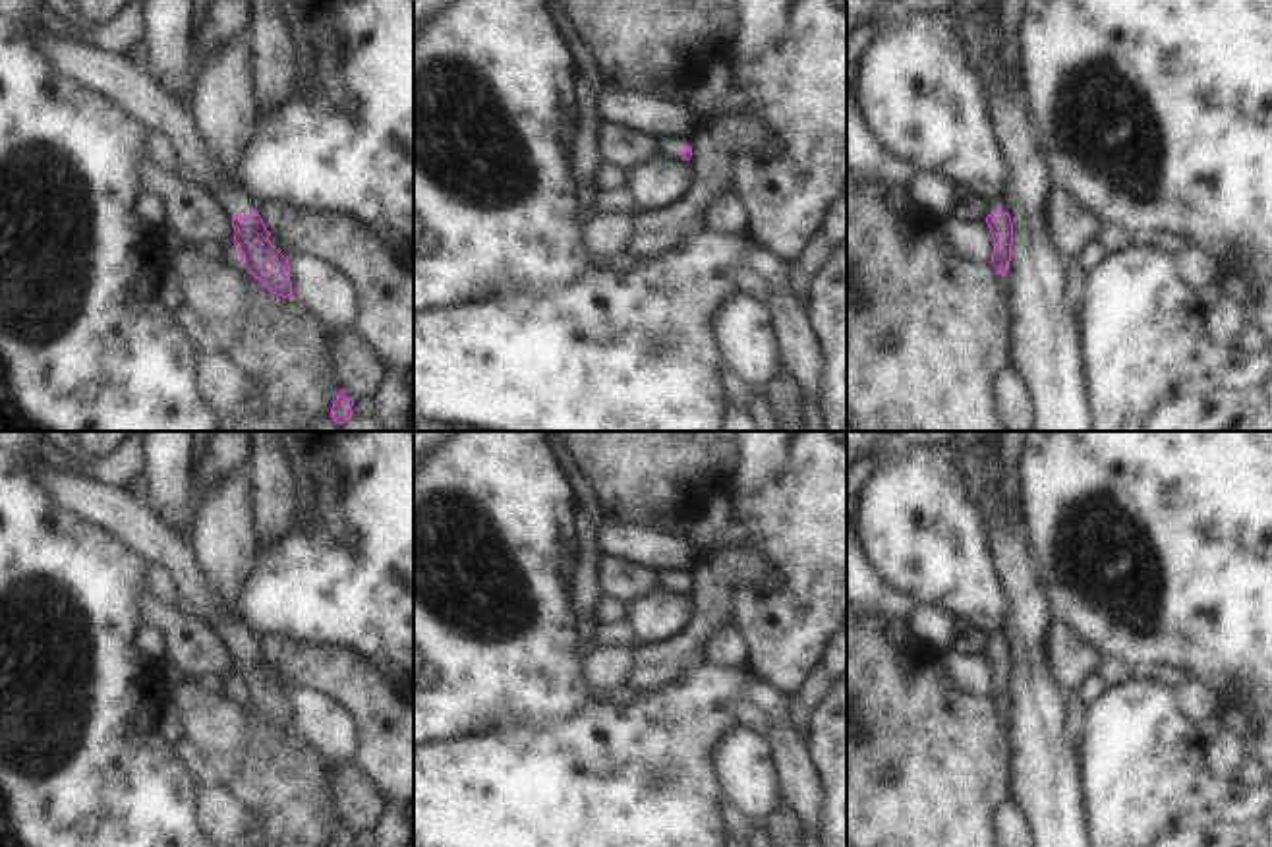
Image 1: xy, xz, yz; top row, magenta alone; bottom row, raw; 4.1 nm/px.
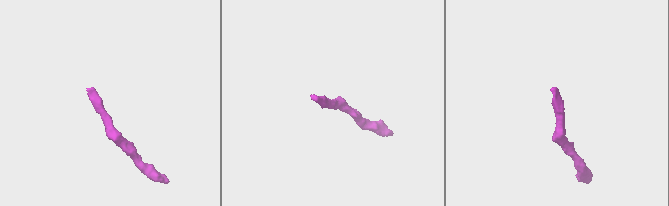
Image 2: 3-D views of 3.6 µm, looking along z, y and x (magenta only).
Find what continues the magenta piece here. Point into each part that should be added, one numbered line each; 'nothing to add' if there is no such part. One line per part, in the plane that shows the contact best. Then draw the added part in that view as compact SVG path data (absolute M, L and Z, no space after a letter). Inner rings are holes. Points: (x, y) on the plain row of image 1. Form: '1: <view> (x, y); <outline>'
1: xy (124, 515); M25 458L21 468L62 509L120 538L135 553L139 565L162 565L180 598L188 601L186 609L203 619L230 650L259 646L259 636L209 588L189 541L155 516L139 495L60 472L39 458Z

